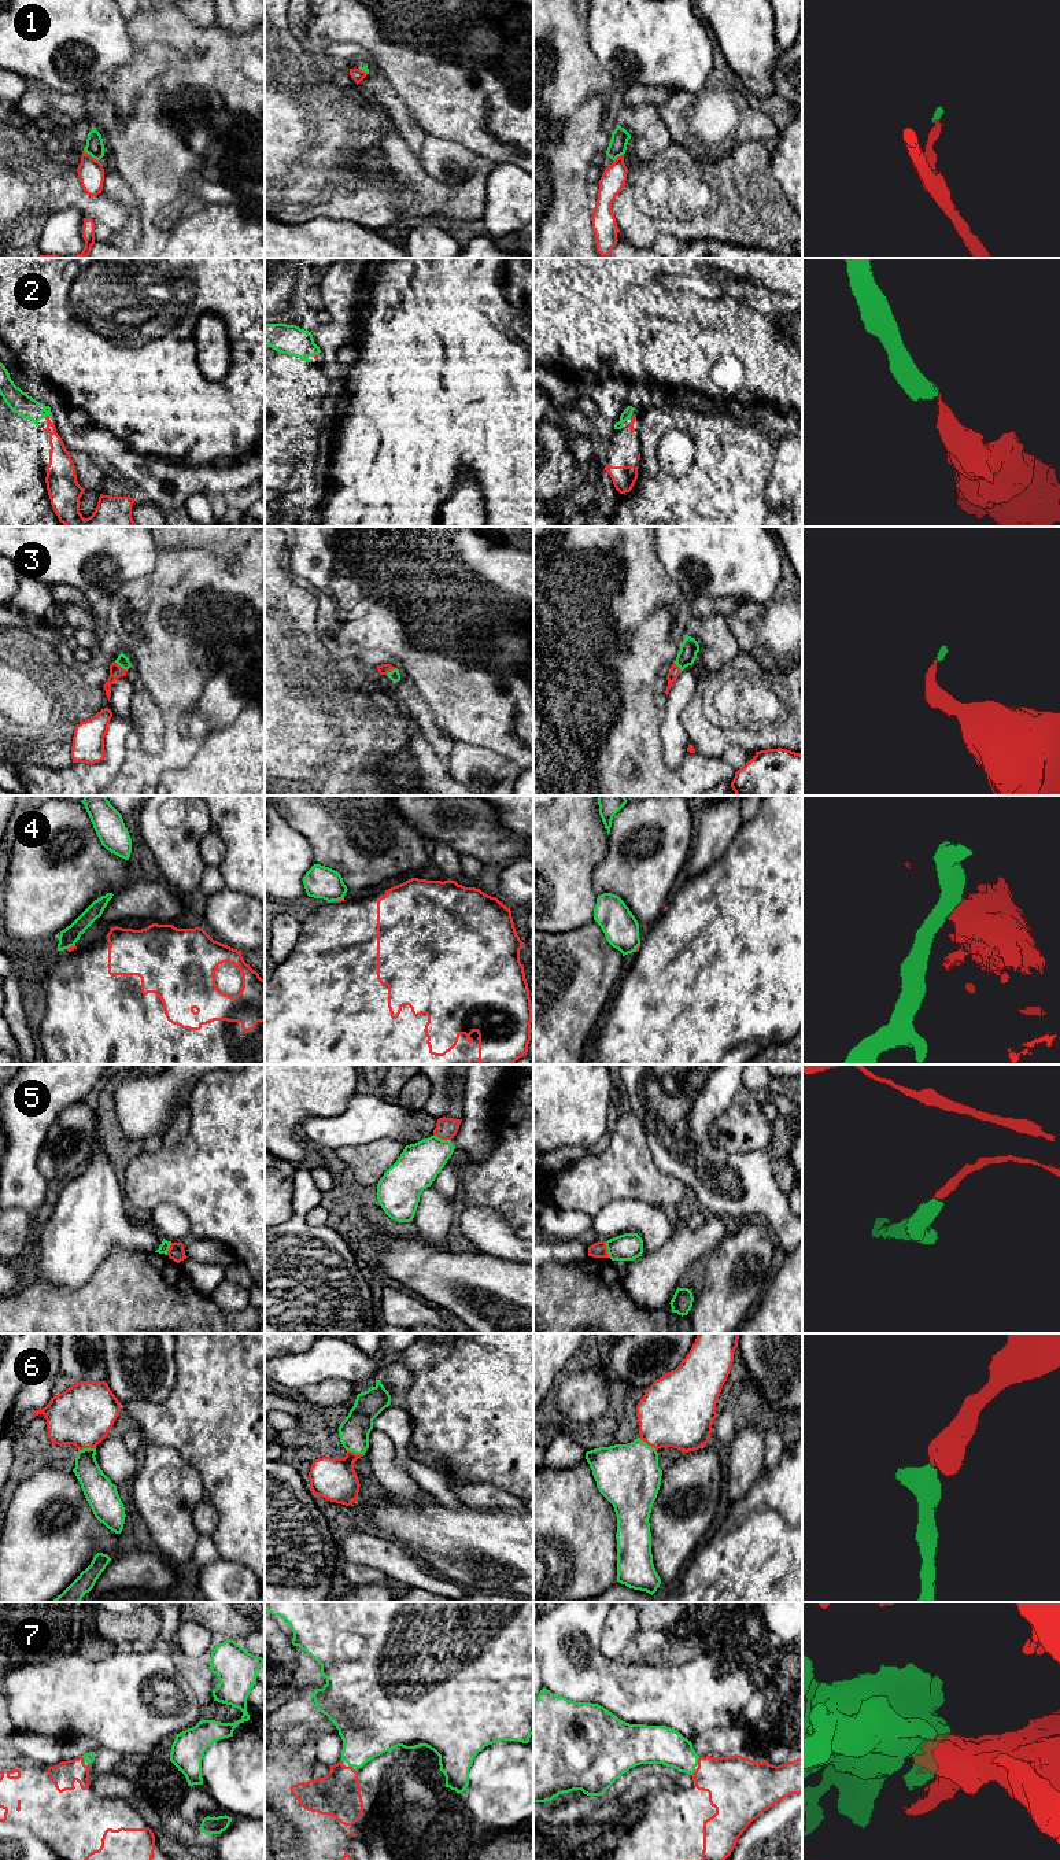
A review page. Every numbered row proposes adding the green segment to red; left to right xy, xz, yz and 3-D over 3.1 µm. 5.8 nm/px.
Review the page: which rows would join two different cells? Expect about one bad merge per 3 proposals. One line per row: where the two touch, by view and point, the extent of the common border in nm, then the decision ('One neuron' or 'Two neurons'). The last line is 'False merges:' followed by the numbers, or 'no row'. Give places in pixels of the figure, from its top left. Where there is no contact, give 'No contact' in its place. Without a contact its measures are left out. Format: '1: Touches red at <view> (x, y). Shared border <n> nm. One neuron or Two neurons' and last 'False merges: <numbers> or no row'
1: Touches red at xy (91, 157). Shared border 120 nm. Two neurons
2: Touches red at xy (47, 416). Shared border 40 nm. One neuron
3: Touches red at xy (121, 667). Shared border 90 nm. One neuron
4: Touches red at xz (336, 901). Shared border 80 nm. Two neurons
5: Touches red at xz (442, 1139). Shared border 110 nm. Two neurons
6: Touches red at xy (87, 1447). Shared border 110 nm. One neuron
7: Touches red at yz (698, 1761). Shared border 50 nm. One neuron
False merges: 1, 4, 5

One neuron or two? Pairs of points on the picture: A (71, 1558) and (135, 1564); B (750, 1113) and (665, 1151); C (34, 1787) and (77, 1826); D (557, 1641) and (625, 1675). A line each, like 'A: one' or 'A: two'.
A: two
B: two
C: one
D: one

